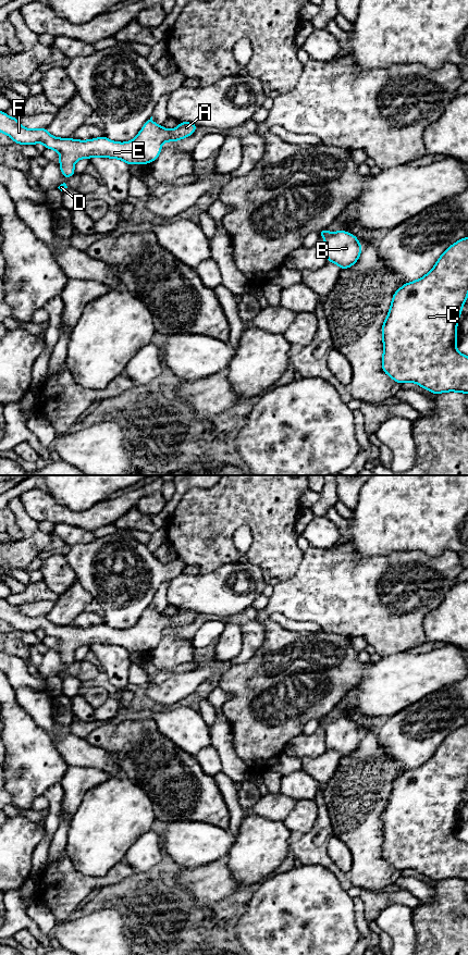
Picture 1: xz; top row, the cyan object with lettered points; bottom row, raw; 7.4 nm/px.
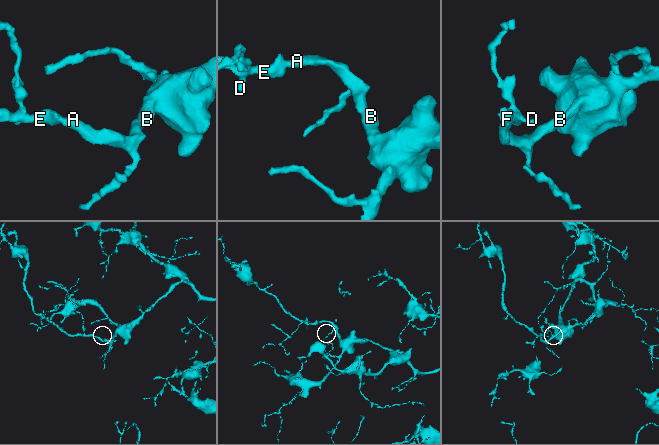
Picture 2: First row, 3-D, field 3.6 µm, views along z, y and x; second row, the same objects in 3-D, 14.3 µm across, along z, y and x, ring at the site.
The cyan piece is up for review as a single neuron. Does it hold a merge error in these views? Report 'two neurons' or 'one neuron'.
one neuron

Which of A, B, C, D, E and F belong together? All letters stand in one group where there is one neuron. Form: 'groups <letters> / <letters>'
groups A B C D E F

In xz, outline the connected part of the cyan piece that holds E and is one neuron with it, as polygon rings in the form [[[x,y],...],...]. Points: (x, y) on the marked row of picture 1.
[[[0,111],[0,132],[11,137],[15,144],[35,145],[42,142],[46,149],[60,153],[62,175],[69,178],[75,174],[74,163],[83,158],[93,157],[121,159],[131,164],[147,164],[155,161],[164,141],[177,141],[190,136],[198,125],[181,122],[174,129],[163,128],[152,121],[152,116],[144,124],[141,131],[128,142],[115,142],[101,136],[90,140],[56,138],[47,128],[28,129],[23,127],[19,119],[10,117]]]

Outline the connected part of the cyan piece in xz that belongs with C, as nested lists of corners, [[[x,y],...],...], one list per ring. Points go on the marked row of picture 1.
[[[468,236],[448,247],[433,269],[423,277],[404,284],[392,298],[382,325],[382,370],[396,383],[412,382],[433,394],[458,392],[468,394],[468,357],[456,350],[456,328],[463,305],[468,297]]]

